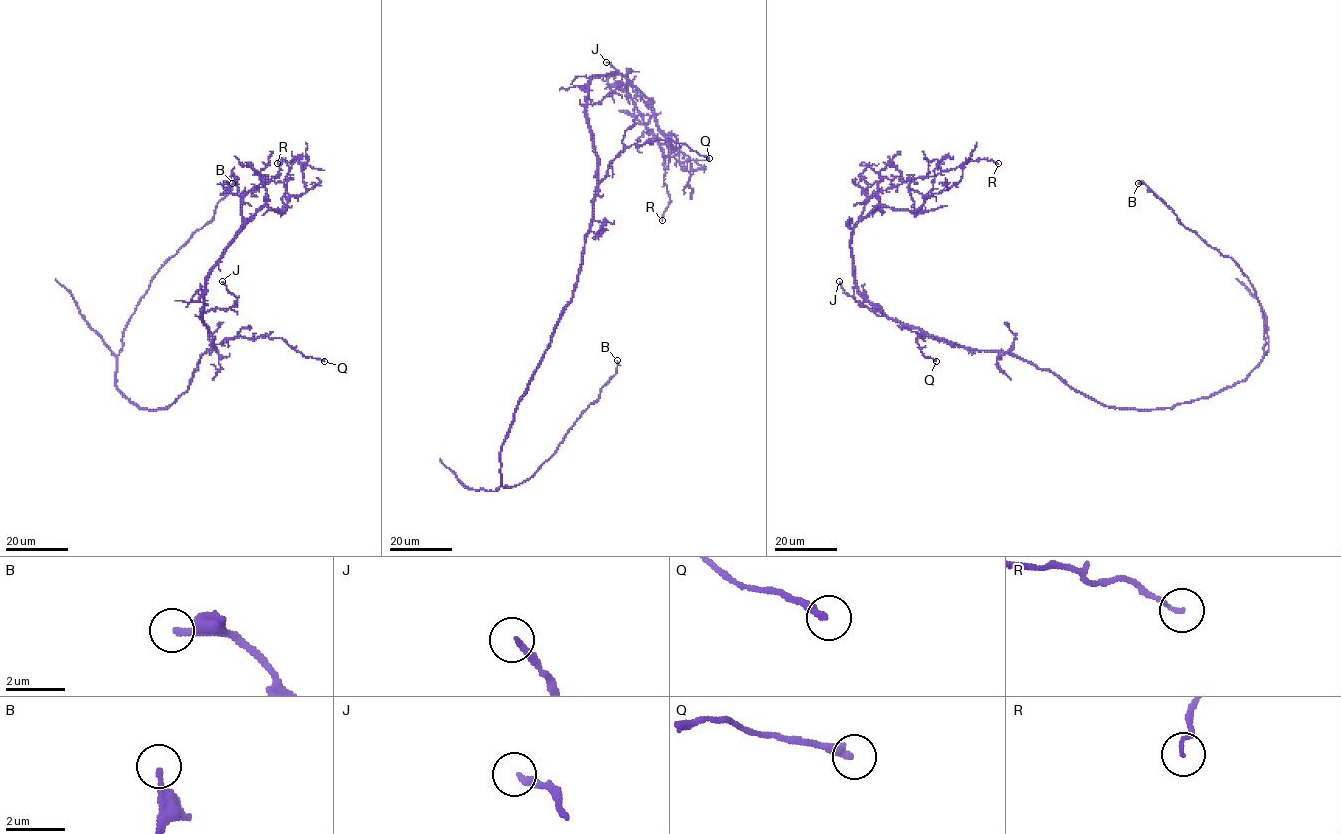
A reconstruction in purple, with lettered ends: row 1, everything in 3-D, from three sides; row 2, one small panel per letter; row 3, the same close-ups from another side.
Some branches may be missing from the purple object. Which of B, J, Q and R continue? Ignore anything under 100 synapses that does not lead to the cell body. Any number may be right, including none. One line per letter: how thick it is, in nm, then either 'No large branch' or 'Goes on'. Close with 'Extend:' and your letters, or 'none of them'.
B: Thickness 240 nm. Goes on
J: Thickness 220 nm. No large branch
Q: Thickness 260 nm. No large branch
R: Thickness 120 nm. No large branch
Extend: B

